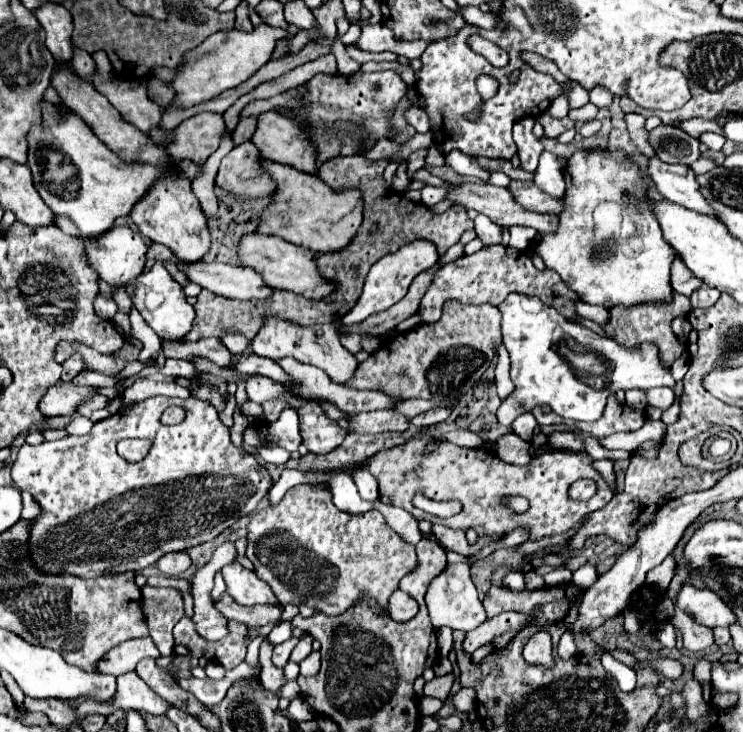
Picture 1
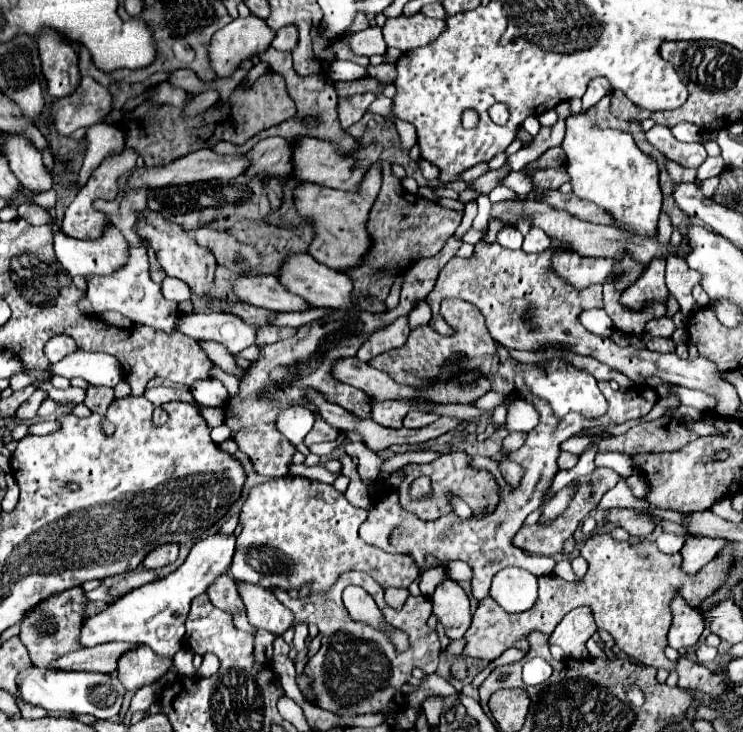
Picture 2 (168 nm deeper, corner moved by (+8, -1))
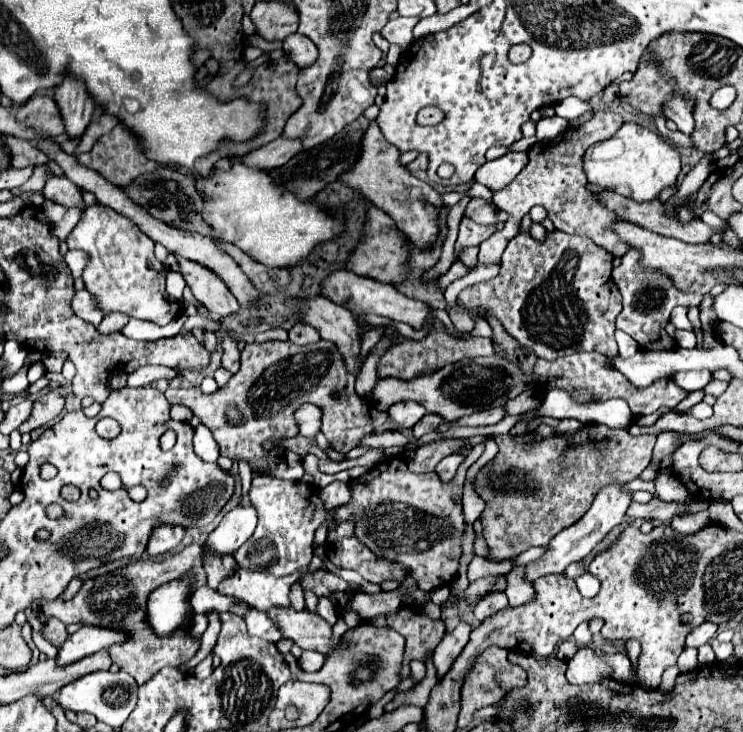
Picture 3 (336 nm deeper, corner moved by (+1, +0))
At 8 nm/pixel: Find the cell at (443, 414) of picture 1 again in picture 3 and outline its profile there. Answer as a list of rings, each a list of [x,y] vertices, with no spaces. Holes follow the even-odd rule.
[[[425,414],[425,416],[411,428],[411,432],[413,432],[415,438],[421,438],[423,434],[435,430],[441,422],[443,422],[443,418],[439,418],[439,414]]]

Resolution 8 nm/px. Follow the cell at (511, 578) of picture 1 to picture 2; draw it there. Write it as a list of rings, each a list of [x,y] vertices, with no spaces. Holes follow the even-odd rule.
[[[508,567],[498,571],[492,579],[490,597],[510,613],[528,611],[538,599],[536,577],[520,567]]]

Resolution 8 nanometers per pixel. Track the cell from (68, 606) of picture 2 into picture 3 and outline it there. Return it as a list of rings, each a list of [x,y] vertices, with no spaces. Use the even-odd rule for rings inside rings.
[[[55,618],[45,620],[45,624],[43,624],[43,628],[41,628],[41,634],[43,634],[43,638],[45,638],[49,644],[53,644],[57,650],[59,650],[59,646],[63,646],[63,642],[69,638],[67,626],[65,626],[63,622],[55,620]]]

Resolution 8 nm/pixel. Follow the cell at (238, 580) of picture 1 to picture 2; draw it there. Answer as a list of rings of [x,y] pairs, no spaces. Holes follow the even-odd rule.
[[[240,581],[236,585],[252,627],[274,635],[284,635],[284,631],[294,629],[294,613],[286,609],[268,589]]]

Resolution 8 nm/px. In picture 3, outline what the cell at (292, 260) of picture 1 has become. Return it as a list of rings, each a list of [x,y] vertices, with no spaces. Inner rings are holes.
[[[349,270],[331,272],[329,278],[325,282],[321,282],[321,296],[329,298],[331,302],[335,302],[339,306],[347,306],[347,310],[351,310],[351,314],[355,314],[355,316],[377,314],[377,316],[383,316],[387,320],[405,322],[405,324],[413,326],[415,330],[419,330],[423,326],[423,322],[429,318],[429,310],[431,310],[429,304],[403,296],[391,284],[381,284],[381,282],[371,280],[371,278],[357,276],[357,274],[349,272]]]

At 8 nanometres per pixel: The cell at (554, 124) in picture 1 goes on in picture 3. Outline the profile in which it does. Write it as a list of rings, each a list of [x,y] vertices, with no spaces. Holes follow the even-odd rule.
[[[509,152],[493,162],[485,162],[477,174],[475,180],[483,186],[487,186],[489,190],[497,192],[501,188],[505,188],[527,164],[527,152]]]

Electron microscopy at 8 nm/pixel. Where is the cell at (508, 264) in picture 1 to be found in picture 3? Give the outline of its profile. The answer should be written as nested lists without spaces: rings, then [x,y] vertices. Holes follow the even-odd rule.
[[[559,230],[549,232],[545,242],[535,242],[529,234],[517,234],[505,248],[501,258],[501,270],[495,278],[465,288],[457,304],[461,310],[481,308],[499,320],[505,332],[519,342],[519,346],[535,352],[539,358],[555,360],[557,356],[567,356],[577,350],[601,352],[609,358],[617,358],[615,342],[615,318],[622,310],[622,297],[611,282],[611,262],[613,256],[593,244],[587,236],[571,236]]]

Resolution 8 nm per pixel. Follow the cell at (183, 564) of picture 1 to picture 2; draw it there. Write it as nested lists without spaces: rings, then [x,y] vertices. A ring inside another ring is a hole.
[[[166,543],[166,545],[160,545],[160,547],[156,547],[154,551],[150,551],[150,553],[144,557],[142,565],[144,565],[146,569],[154,571],[154,569],[162,569],[162,567],[174,563],[176,559],[178,559],[178,545],[176,545],[176,543]]]

